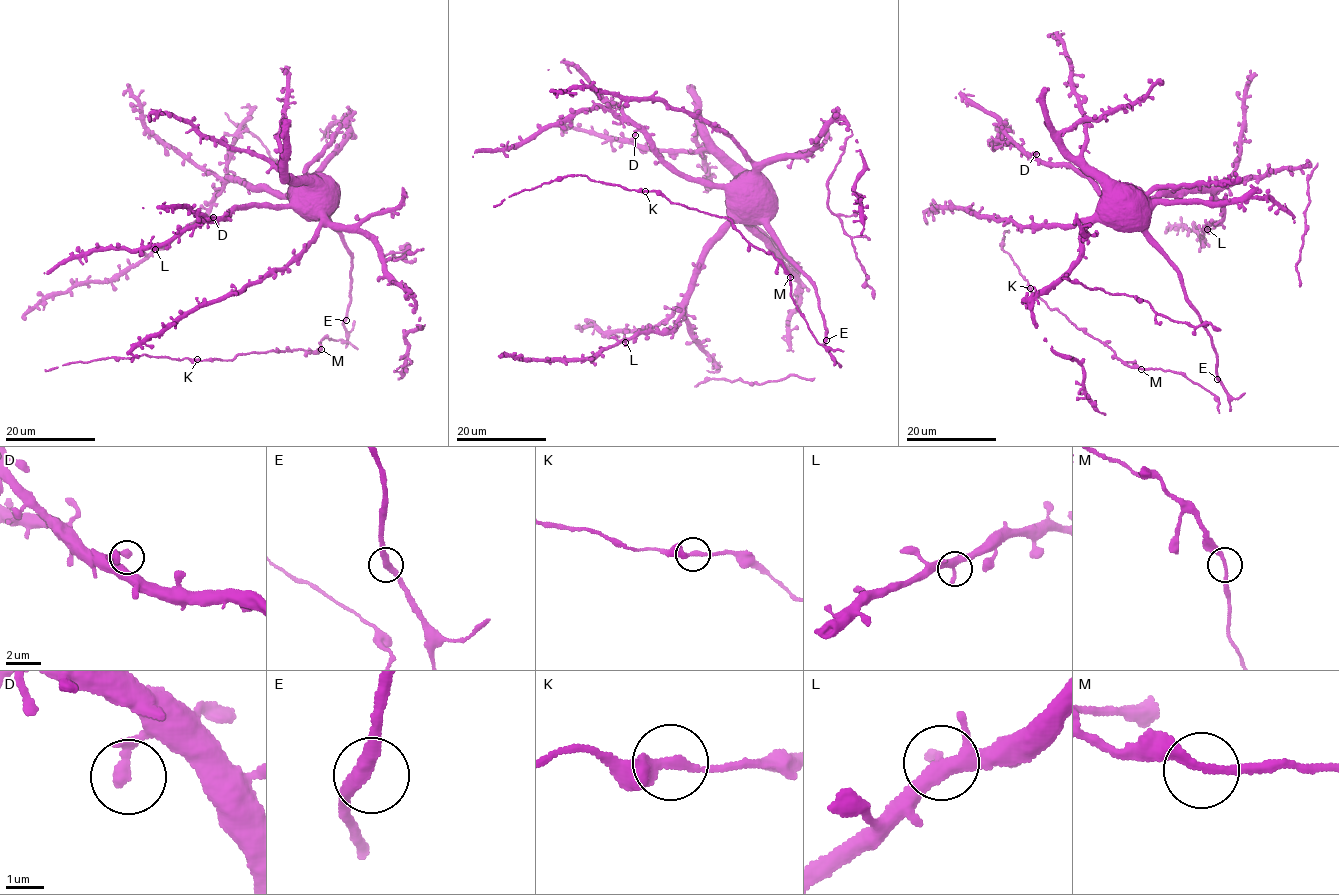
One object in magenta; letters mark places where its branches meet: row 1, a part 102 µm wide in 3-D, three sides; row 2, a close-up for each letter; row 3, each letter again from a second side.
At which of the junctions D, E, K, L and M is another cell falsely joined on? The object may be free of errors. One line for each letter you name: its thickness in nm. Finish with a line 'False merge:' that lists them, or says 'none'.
False merge: none

